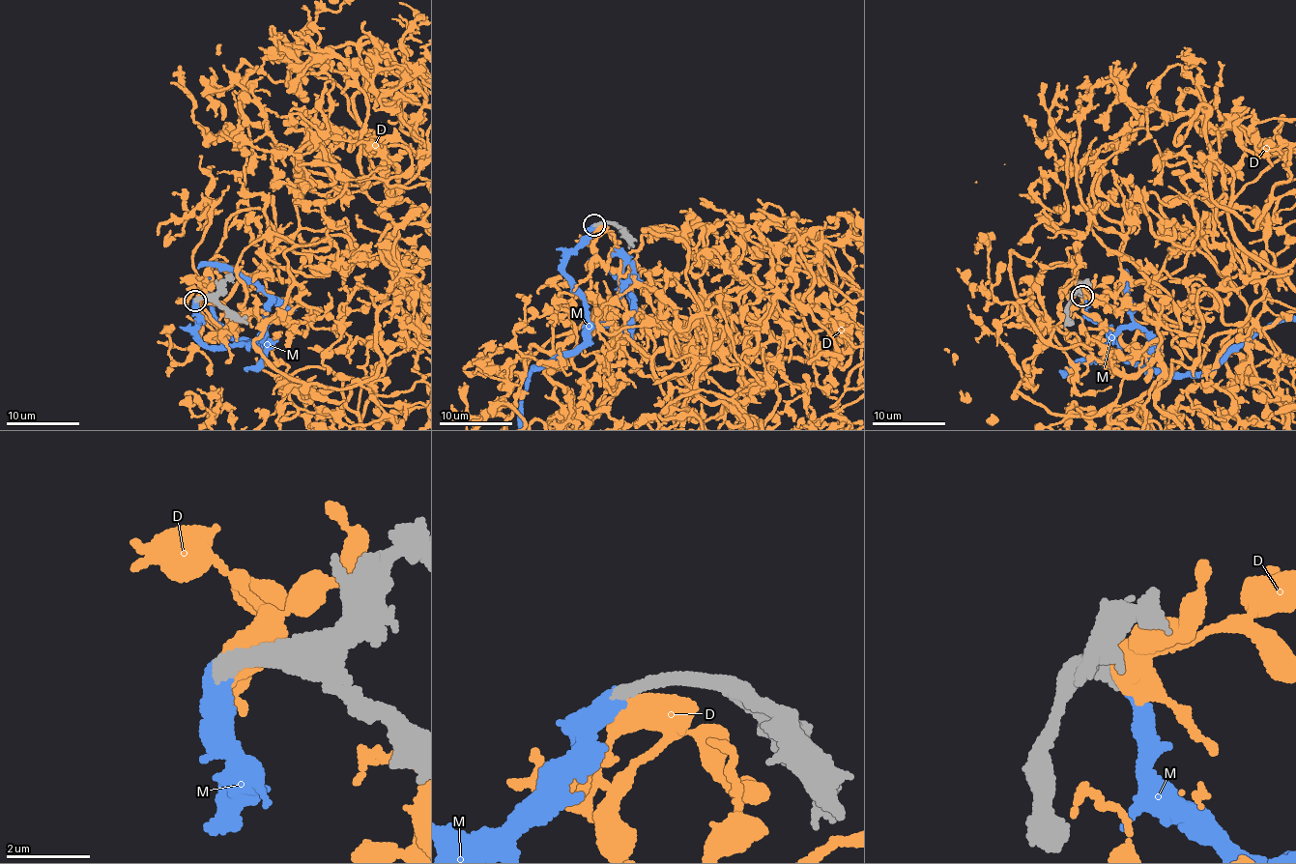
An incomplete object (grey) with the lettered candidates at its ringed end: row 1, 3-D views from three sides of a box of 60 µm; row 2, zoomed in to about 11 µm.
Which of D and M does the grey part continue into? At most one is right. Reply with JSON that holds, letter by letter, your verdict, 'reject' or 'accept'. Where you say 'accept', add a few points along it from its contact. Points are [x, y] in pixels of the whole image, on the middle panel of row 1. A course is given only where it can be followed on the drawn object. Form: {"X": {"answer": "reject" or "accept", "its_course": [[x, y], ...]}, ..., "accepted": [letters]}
{"D": {"answer": "reject"}, "M": {"answer": "accept"}, "accepted": ["M"]}

